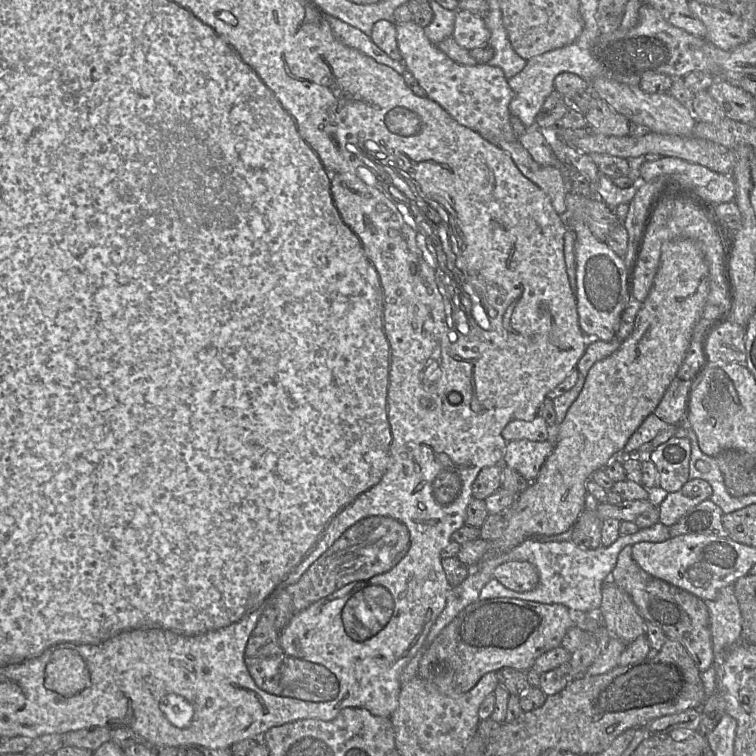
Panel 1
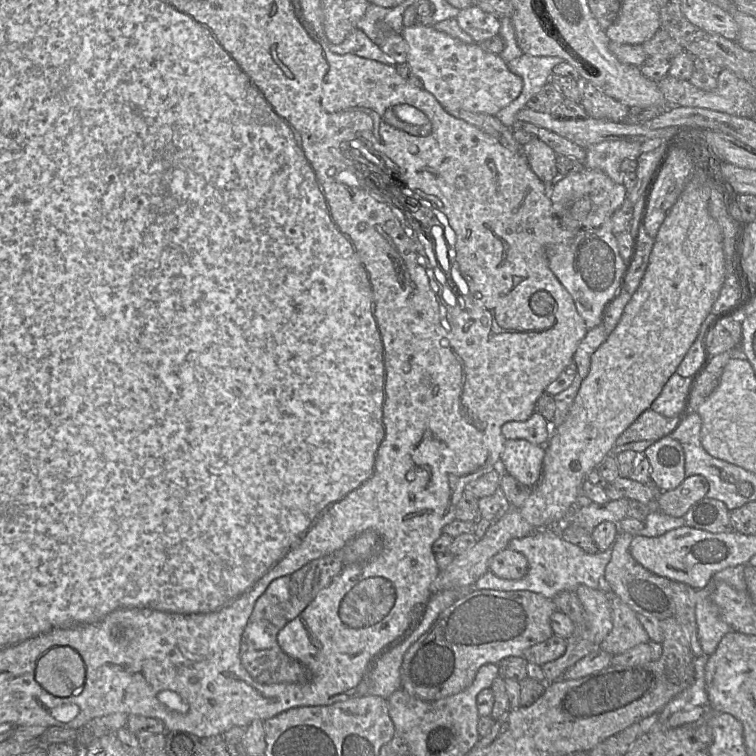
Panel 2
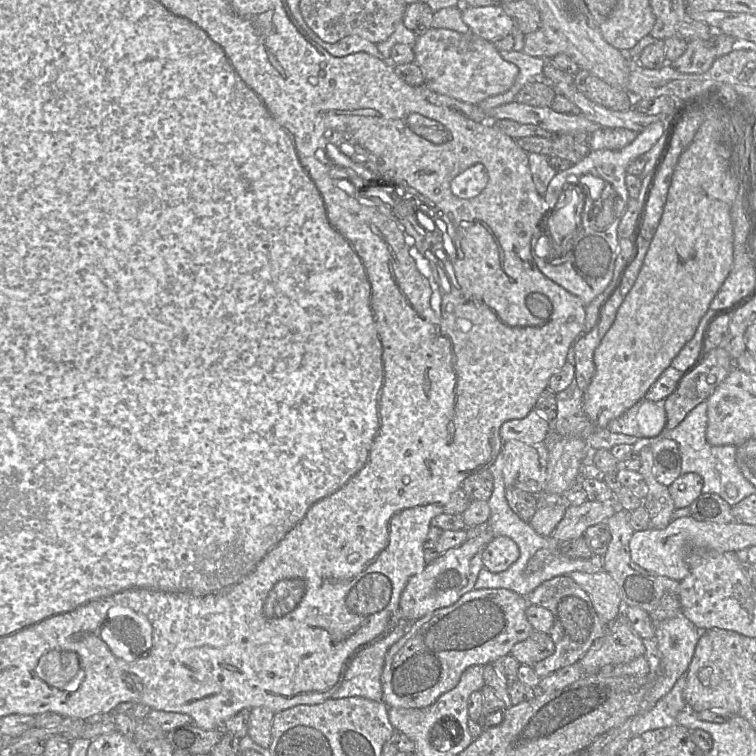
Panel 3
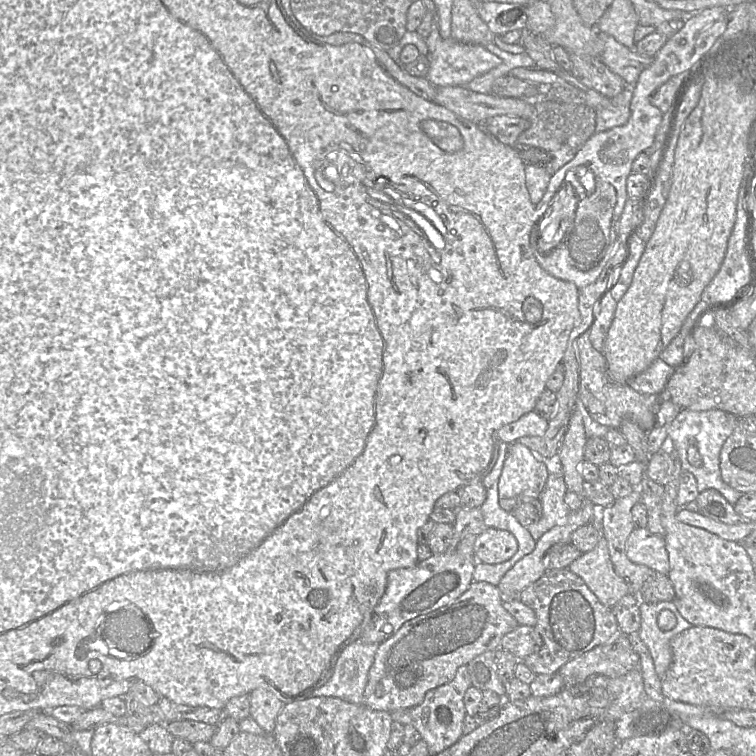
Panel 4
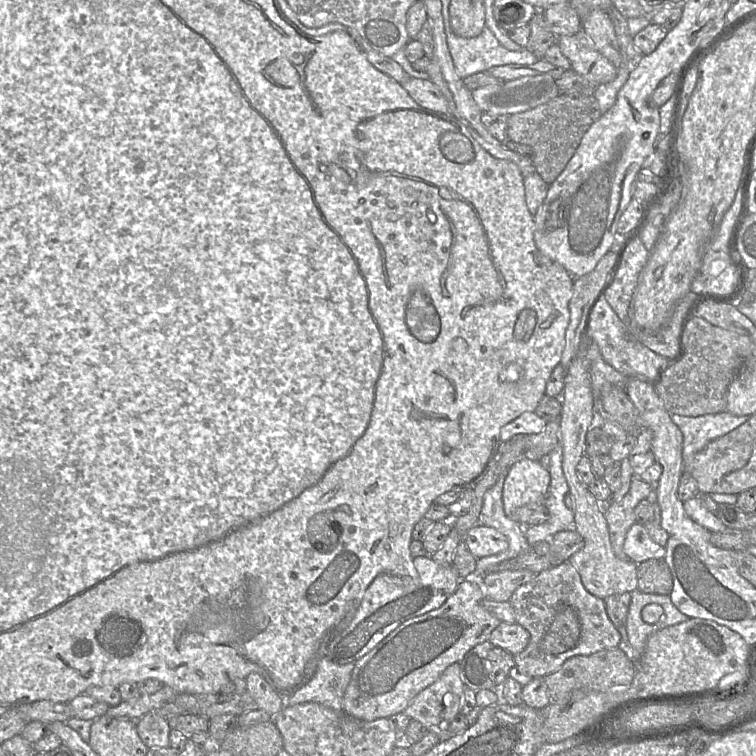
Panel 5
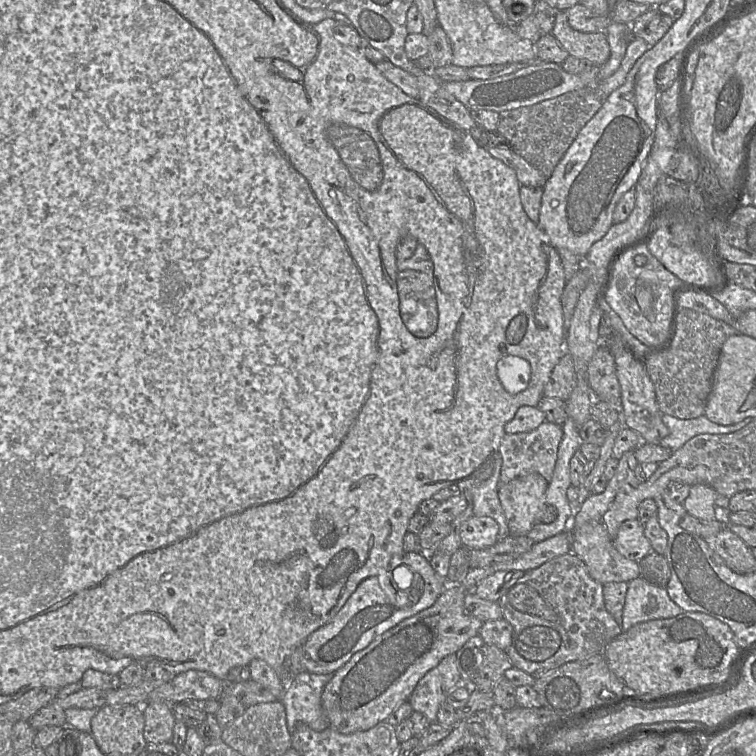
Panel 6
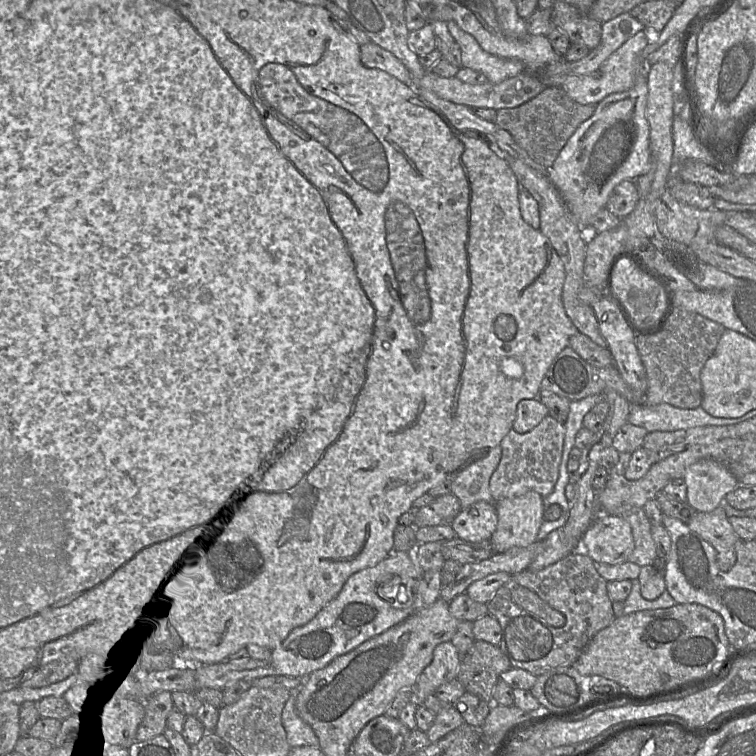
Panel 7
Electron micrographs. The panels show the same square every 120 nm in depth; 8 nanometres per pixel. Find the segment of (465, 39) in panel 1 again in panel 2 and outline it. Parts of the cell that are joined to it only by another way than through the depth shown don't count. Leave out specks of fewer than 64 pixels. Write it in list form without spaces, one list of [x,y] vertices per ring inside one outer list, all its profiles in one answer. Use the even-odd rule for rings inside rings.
[[[478,6],[460,10],[455,19],[460,28],[471,36],[475,43],[481,43],[499,35],[500,20]]]

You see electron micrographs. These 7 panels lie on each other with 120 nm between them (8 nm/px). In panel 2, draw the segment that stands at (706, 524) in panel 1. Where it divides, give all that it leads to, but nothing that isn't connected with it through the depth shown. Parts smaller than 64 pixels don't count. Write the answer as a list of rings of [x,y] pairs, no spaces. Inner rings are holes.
[[[705,497],[694,504],[684,515],[685,525],[711,533],[734,531],[730,511],[717,499]]]

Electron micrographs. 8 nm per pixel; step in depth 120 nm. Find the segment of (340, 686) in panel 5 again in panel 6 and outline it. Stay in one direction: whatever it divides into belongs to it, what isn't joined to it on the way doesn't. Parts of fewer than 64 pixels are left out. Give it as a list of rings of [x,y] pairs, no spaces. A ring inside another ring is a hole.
[[[301,672],[285,683],[281,702],[285,707],[286,723],[291,733],[299,724],[315,731],[329,727],[322,709],[322,692],[332,674]]]

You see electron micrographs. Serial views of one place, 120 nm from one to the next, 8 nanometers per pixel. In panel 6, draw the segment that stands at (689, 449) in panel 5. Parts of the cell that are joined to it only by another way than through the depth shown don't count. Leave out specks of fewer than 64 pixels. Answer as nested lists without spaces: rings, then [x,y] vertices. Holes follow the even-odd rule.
[[[662,414],[662,421],[668,427],[669,434],[660,444],[675,452],[696,435],[732,433],[742,429],[753,419],[747,417],[736,424],[721,425],[711,421],[705,414],[692,419],[679,419],[669,414]]]

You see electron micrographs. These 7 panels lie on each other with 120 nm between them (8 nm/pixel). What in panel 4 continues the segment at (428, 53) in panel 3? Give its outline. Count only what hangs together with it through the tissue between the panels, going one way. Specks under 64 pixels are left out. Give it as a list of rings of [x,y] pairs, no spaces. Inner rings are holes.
[[[452,38],[439,40],[435,50],[428,54],[429,69],[425,76],[435,87],[465,86],[474,78],[487,73],[502,63],[502,60],[478,44],[464,44]]]

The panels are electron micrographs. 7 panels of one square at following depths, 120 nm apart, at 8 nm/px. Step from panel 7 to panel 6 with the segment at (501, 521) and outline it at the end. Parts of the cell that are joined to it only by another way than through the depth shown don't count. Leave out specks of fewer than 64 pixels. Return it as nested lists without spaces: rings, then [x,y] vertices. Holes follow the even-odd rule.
[[[530,473],[502,484],[498,498],[504,511],[510,536],[526,536],[539,522],[549,482],[538,473]]]

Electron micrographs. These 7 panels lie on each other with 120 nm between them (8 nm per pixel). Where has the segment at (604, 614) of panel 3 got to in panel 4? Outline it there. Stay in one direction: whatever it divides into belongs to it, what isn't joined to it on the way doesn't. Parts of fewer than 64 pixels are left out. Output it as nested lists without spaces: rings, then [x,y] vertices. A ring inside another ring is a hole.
[[[601,536],[595,548],[574,560],[568,569],[580,577],[597,599],[606,607],[612,609],[615,604],[624,596],[630,594],[625,581],[619,577],[610,559],[607,540]]]

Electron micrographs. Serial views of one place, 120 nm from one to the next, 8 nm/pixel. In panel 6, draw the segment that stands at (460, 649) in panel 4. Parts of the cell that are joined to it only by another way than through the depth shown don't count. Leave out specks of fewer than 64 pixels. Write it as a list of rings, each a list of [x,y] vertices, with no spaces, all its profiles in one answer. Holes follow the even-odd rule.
[[[461,583],[446,586],[431,607],[376,637],[335,671],[321,696],[329,727],[342,734],[351,734],[366,731],[386,721],[401,704],[409,700],[427,672],[478,635],[483,622],[466,612],[464,600],[467,592]]]

